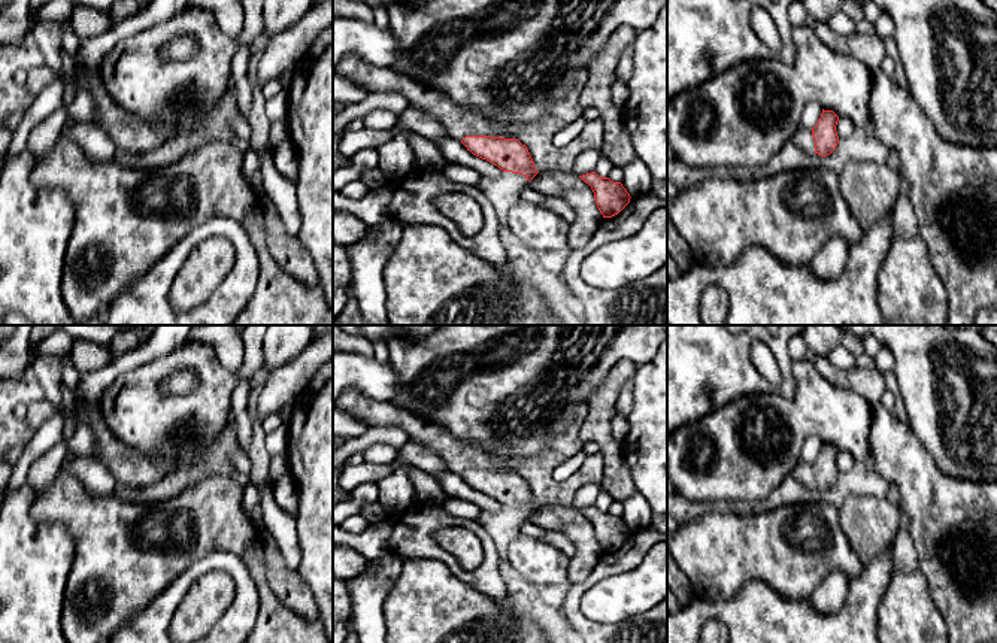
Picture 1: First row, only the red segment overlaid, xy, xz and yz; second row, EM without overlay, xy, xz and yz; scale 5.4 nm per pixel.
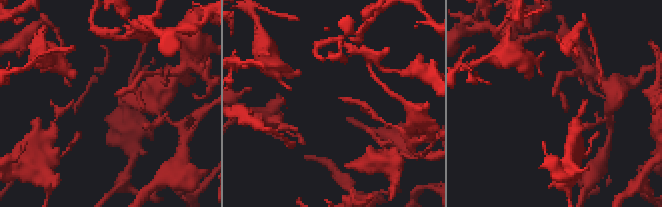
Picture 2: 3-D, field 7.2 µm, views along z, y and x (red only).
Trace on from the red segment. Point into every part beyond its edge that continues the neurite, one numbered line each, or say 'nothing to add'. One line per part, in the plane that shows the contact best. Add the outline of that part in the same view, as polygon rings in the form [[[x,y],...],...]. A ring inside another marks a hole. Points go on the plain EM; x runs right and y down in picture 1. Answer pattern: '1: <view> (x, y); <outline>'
1: xz (458, 455); [[[346,389],[334,407],[364,422],[367,427],[397,427],[406,431],[409,440],[437,454],[448,470],[463,474],[466,470],[501,471],[507,461],[482,451],[469,440],[458,440],[442,427],[427,422],[391,403],[379,403],[358,389]]]

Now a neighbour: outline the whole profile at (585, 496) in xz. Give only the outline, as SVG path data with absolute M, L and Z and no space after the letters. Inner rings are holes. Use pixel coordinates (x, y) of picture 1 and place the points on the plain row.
M587 483L581 486L573 497L573 507L578 510L594 506L600 491L600 483Z

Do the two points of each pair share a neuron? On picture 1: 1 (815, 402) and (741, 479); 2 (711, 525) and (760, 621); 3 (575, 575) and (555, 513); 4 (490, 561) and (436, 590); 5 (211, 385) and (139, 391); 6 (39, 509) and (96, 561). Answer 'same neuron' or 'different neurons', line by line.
1: same neuron
2: different neurons
3: same neuron
4: different neurons
5: same neuron
6: same neuron

